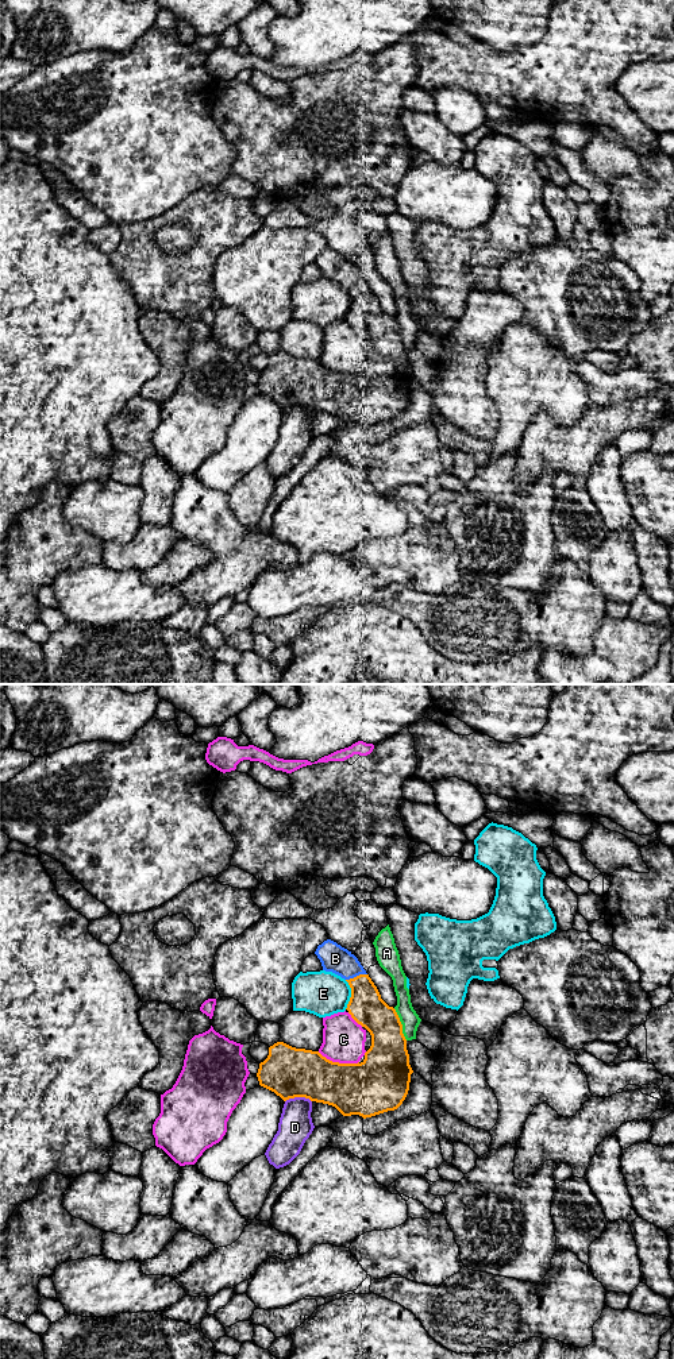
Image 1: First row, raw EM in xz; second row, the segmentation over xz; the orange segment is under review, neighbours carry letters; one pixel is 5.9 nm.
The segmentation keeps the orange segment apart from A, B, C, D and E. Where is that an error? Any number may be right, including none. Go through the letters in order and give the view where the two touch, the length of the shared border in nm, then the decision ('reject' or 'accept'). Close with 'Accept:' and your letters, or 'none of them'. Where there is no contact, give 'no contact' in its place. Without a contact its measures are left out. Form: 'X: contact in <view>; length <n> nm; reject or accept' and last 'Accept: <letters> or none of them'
A: contact in xz; length 200 nm; reject
B: contact in xz; length 130 nm; accept
C: contact in xz; length 260 nm; reject
D: contact in xz; length 160 nm; reject
E: contact in xz; length 180 nm; reject
Accept: B

